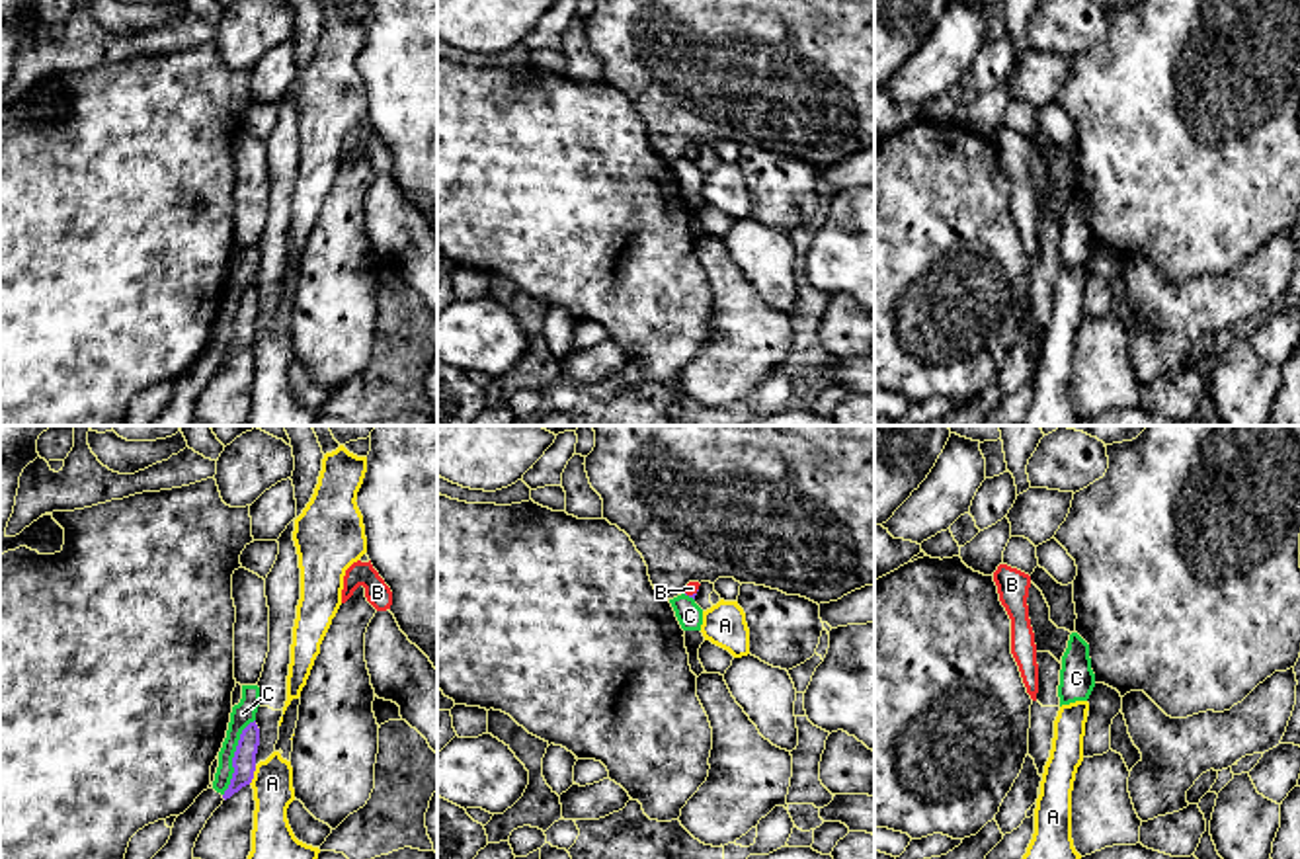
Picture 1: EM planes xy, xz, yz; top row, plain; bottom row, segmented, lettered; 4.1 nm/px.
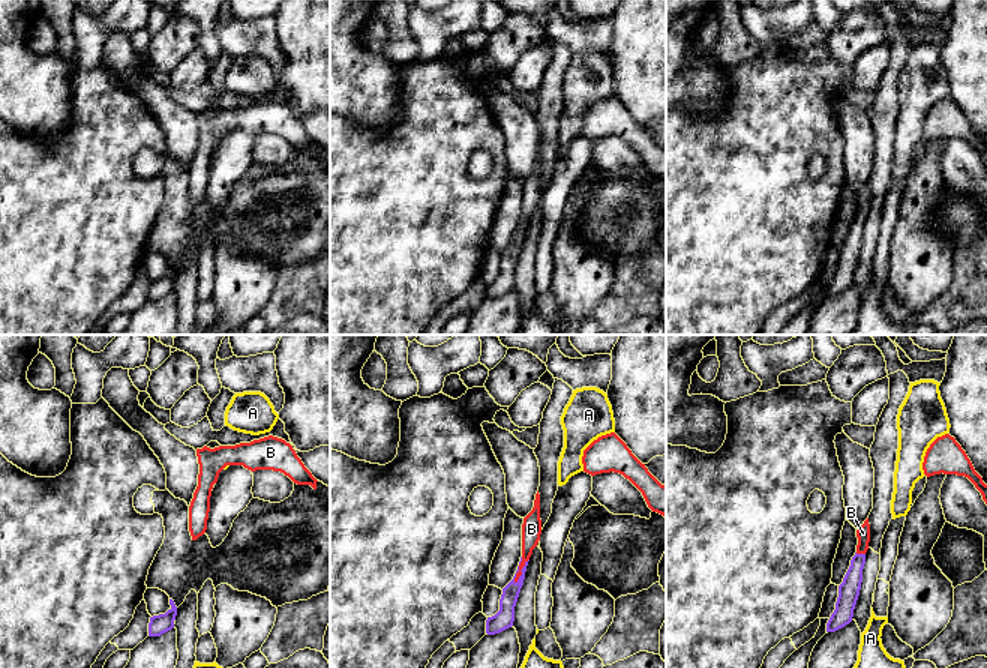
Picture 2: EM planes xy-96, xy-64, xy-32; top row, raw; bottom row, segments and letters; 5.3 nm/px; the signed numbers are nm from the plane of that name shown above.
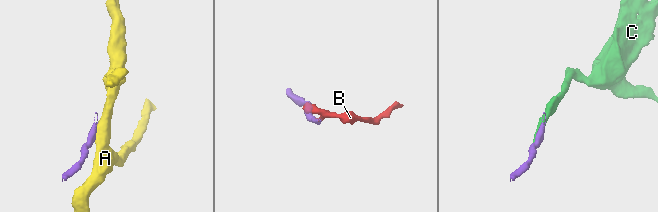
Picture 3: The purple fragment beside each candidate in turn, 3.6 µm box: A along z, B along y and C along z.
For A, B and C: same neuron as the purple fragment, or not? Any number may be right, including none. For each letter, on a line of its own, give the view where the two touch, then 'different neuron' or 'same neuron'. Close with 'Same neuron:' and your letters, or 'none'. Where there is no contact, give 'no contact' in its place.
A: contact in xy; different neuron
B: contact in xz; same neuron
C: contact in xy; different neuron
Same neuron: B

